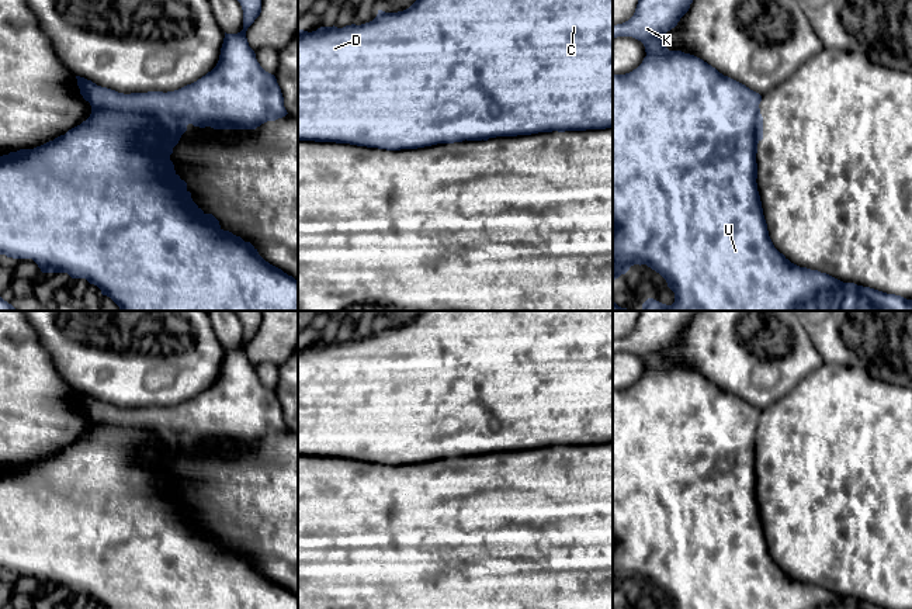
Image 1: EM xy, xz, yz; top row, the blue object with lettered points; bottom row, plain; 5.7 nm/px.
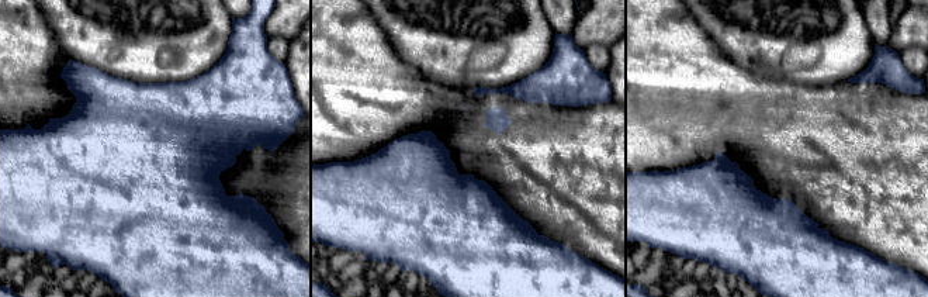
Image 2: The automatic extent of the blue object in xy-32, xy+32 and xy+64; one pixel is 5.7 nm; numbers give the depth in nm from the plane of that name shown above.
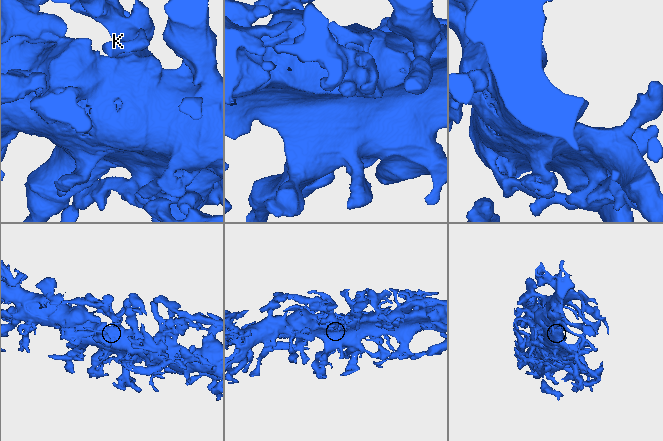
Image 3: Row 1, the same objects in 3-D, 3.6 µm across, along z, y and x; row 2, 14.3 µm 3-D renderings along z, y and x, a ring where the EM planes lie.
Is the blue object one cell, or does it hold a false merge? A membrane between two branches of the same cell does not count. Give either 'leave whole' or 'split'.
leave whole

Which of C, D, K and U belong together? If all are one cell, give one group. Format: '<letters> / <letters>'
C D K U

